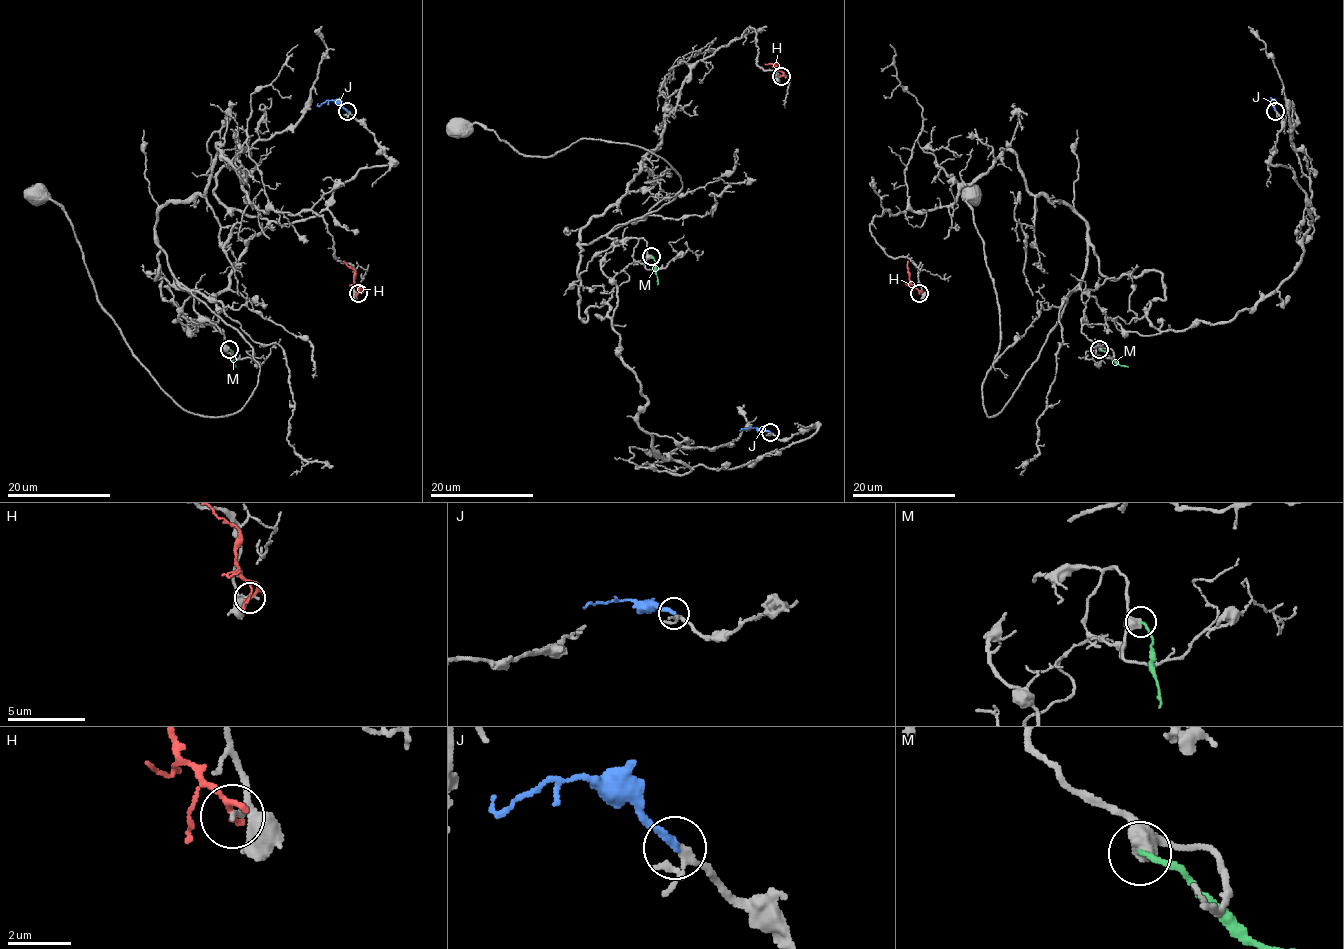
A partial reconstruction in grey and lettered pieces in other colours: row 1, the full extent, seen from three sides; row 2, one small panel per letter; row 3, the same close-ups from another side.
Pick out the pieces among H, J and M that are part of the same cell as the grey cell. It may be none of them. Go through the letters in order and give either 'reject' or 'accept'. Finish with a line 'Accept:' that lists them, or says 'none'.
H: reject
J: accept
M: reject
Accept: J

